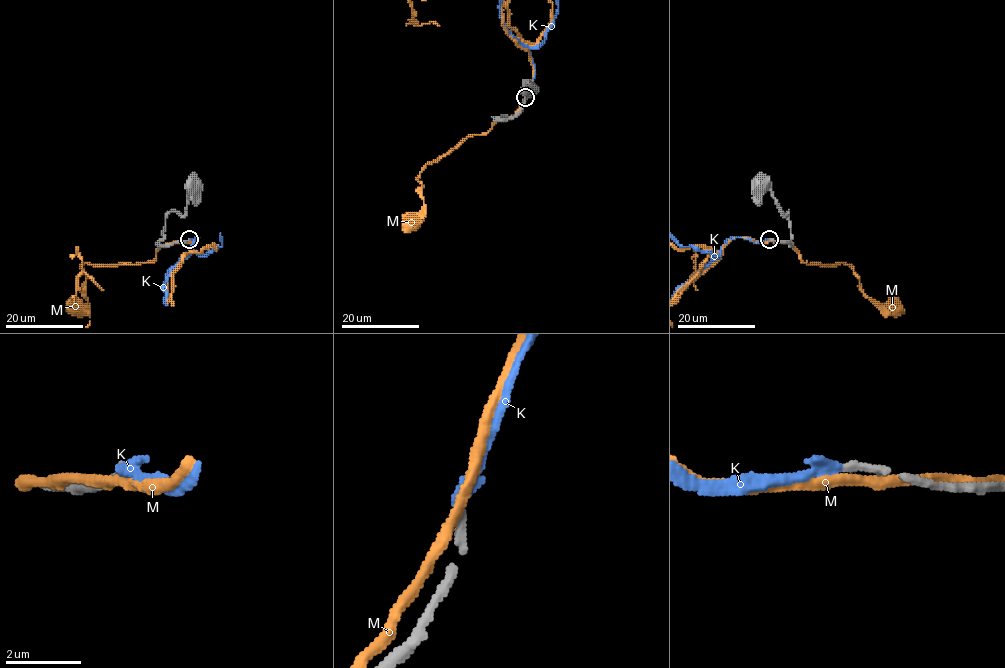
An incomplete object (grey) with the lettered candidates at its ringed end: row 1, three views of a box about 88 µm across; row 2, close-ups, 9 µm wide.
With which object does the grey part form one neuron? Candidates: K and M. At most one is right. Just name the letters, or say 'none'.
K

